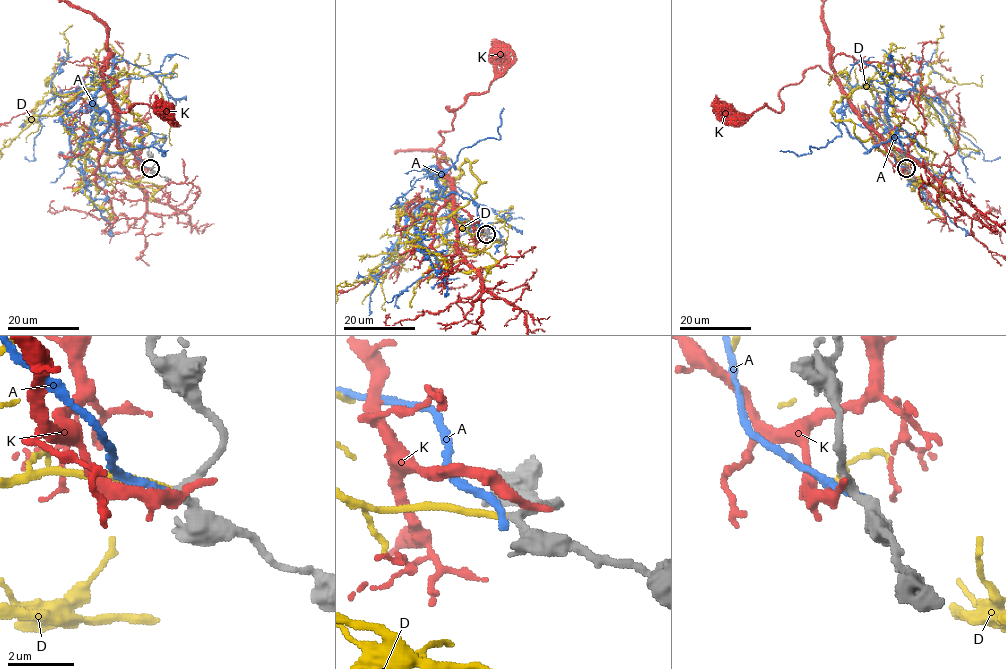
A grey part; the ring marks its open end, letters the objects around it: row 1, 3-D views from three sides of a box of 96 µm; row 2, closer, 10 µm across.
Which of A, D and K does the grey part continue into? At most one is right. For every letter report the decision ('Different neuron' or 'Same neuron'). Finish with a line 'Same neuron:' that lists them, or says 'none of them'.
A: Different neuron
D: Same neuron
K: Different neuron
Same neuron: D

